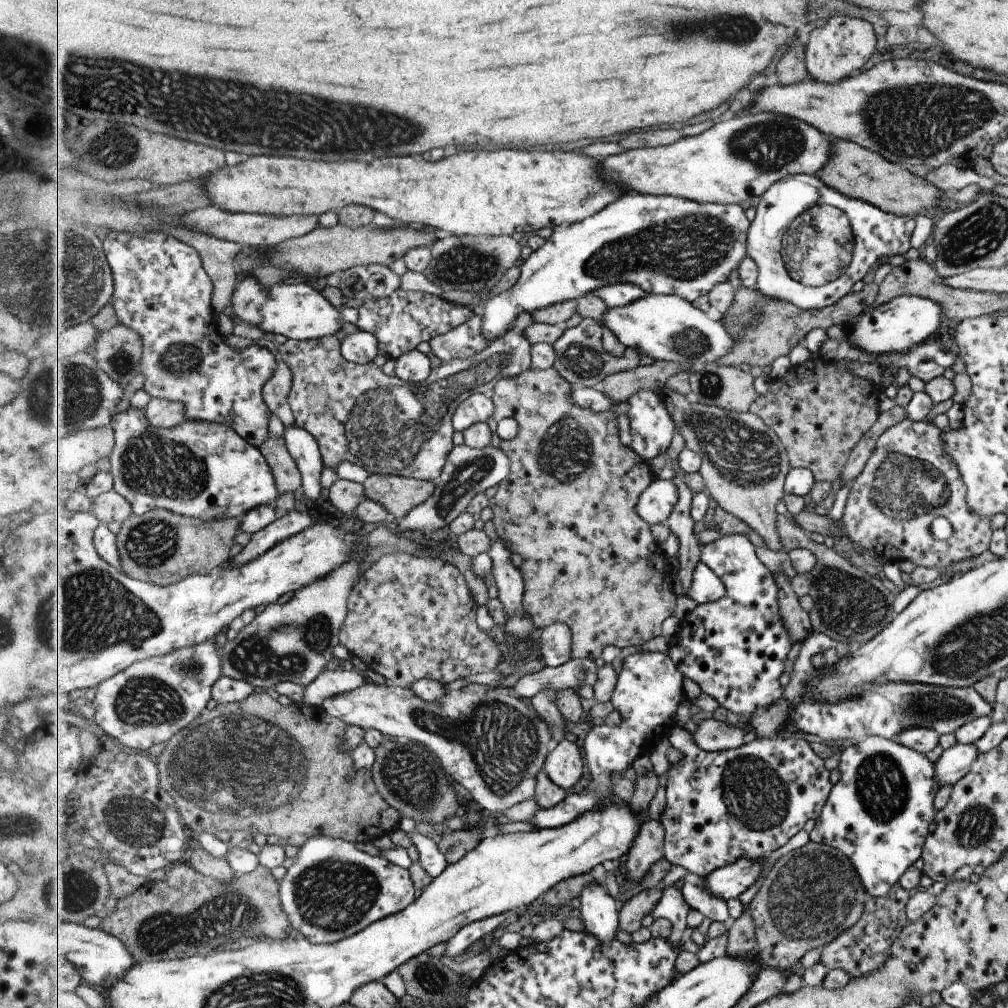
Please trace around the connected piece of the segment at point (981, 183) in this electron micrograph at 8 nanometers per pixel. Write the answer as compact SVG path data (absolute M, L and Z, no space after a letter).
M951 164L928 169L922 179L938 188L941 193L961 190L967 184L976 184L981 191L989 192L995 185L991 177L976 174L971 168L963 169Z

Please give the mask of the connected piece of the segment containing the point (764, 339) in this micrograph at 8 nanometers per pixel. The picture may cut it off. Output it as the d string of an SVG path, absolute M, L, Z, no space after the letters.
M741 285L735 291L734 301L728 312L722 315L721 322L733 332L733 320L735 320L734 336L737 343L734 344L732 354L717 359L718 365L751 364L751 366L771 366L781 355L786 355L803 342L807 332L815 329L829 328L832 324L844 324L848 327L856 317L864 313L876 297L874 287L864 287L858 292L850 292L842 296L837 303L820 308L819 310L800 309L797 305L768 297L760 290Z

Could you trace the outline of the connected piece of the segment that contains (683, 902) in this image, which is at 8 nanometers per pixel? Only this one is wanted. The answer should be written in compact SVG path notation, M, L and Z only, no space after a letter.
M668 886L663 891L664 895L659 901L657 915L663 916L673 923L674 929L669 940L677 945L681 942L683 932L687 928L687 914L691 910L691 906L684 897L682 889L677 886Z

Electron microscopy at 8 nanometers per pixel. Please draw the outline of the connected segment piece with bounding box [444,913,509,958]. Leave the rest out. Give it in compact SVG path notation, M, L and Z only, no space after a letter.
M509 913L493 915L492 917L472 922L463 927L453 939L448 940L445 955L455 958L461 952L465 952L469 946L473 946L475 942L479 942L481 938L485 938L487 934L491 934L493 930L497 930L505 920L509 918Z

